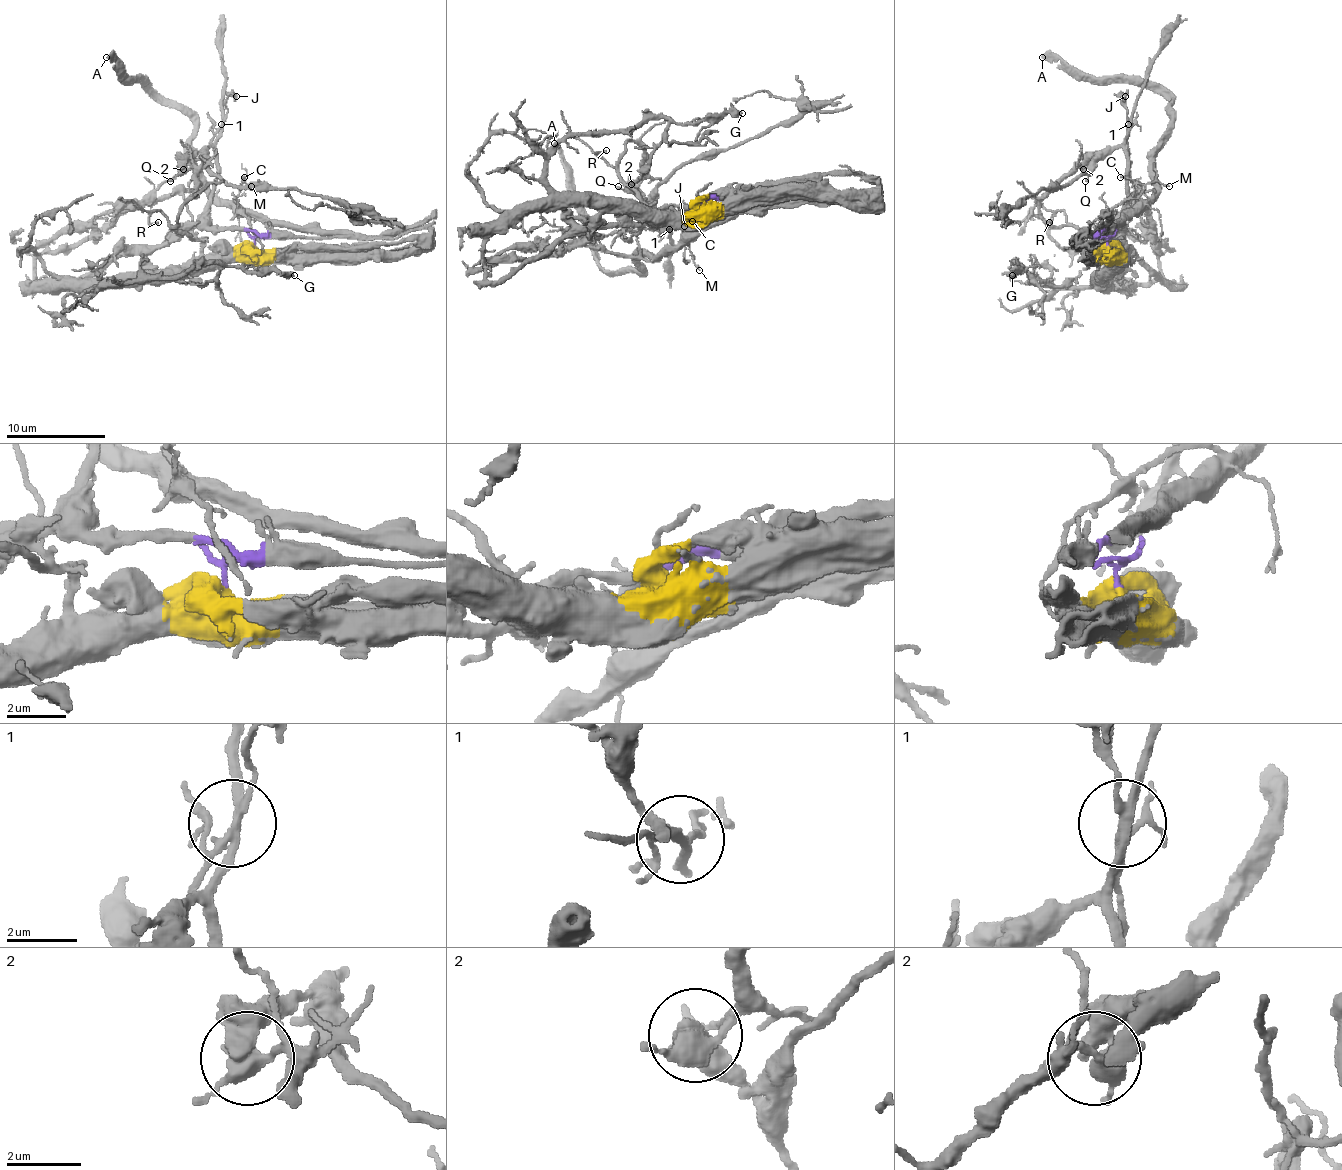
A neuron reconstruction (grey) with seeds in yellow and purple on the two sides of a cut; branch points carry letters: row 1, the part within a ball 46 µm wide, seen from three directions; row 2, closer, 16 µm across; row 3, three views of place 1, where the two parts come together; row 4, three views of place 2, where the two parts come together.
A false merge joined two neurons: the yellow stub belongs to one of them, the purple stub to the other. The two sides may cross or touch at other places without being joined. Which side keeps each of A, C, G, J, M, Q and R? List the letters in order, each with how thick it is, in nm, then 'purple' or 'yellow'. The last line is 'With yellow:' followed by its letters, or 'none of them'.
A: calibre 300 nm; purple
C: calibre 100 nm; purple
G: calibre 440 nm; yellow
J: calibre 240 nm; yellow
M: calibre 120 nm; purple
Q: calibre 160 nm; yellow
R: calibre 120 nm; yellow
With yellow: G, J, Q, R

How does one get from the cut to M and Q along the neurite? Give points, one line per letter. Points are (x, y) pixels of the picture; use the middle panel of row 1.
M: (702, 209), (702, 202), (662, 207), (632, 234), (645, 259), (660, 259), (685, 242), (700, 269)
Q: (702, 209), (687, 219), (652, 214), (617, 169), (622, 152), (632, 139), (642, 149), (642, 177), (617, 187)

